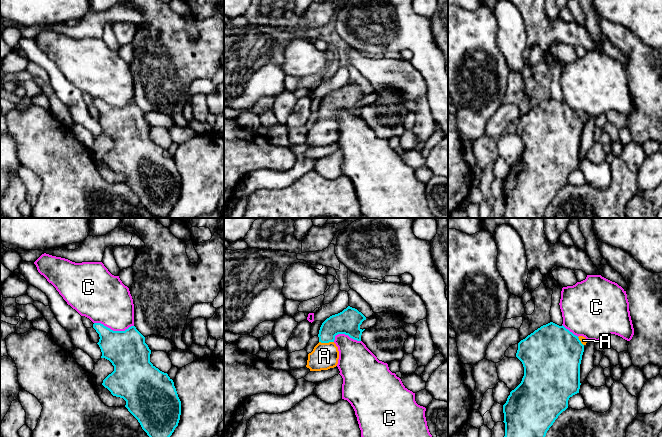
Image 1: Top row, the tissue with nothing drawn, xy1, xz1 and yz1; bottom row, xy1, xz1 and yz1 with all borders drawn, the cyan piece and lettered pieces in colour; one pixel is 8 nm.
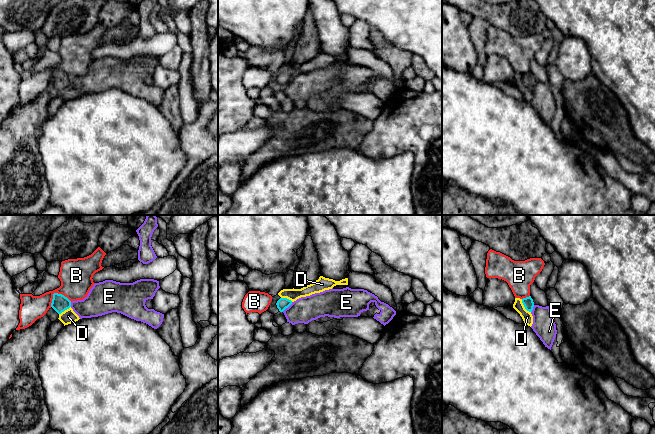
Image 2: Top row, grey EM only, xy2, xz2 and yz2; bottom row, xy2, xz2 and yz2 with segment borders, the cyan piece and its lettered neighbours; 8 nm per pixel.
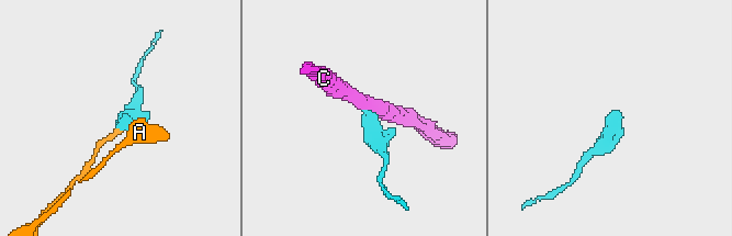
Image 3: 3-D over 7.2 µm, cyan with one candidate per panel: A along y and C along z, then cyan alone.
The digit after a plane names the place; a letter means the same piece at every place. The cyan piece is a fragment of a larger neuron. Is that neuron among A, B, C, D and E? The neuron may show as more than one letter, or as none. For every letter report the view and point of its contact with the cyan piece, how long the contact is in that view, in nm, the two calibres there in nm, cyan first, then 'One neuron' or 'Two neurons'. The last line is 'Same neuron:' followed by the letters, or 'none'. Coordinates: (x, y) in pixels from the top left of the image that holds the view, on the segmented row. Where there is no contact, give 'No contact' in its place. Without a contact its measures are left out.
A: Touches cyan at xz1 (326, 342). Shared border 120 nm. Thickness 200 nm (cyan) against 220 nm. One neuron
B: Touches cyan at xy2 (56, 293). Shared border 180 nm. Thickness 140 nm (cyan) against 260 nm. Two neurons
C: Touches cyan at xy1 (114, 331). Shared border 320 nm. Thickness 320 nm (cyan) against 380 nm. Two neurons
D: Touches cyan at yz2 (524, 306). Shared border 130 nm. Thickness 90 nm (cyan) against 90 nm. Two neurons
E: Touches cyan at xz2 (287, 307). Shared border 120 nm. Thickness 90 nm (cyan) against 200 nm. Two neurons
Same neuron: A

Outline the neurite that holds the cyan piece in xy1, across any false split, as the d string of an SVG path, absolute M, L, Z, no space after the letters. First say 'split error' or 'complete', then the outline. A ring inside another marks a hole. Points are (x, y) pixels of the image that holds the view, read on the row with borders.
complete; M94 323L93 328L100 337L97 344L102 352L101 358L109 360L114 366L114 371L103 380L102 385L113 396L126 401L125 407L149 437L170 437L180 420L181 401L173 380L150 362L151 350L145 343L145 337L135 326L125 331L113 331L101 323Z

